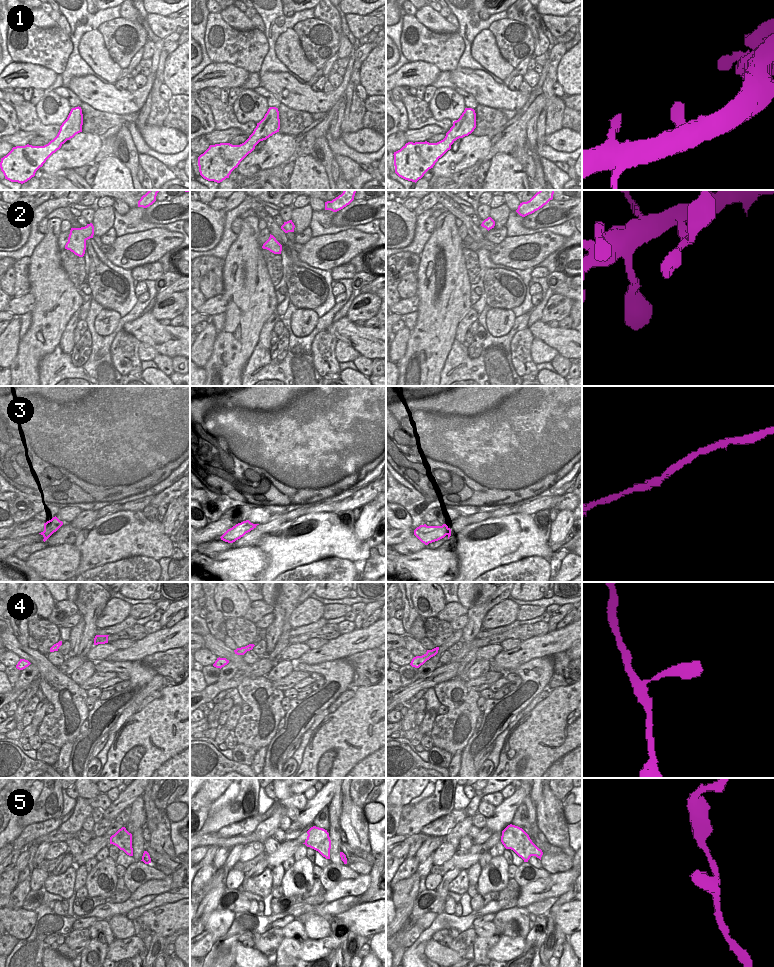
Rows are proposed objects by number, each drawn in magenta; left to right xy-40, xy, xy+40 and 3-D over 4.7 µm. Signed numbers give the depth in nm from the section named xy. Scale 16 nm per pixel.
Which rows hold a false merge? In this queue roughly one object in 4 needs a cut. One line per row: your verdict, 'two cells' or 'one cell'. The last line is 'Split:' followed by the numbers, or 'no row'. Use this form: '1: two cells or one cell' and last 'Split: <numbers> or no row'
1: one cell
2: one cell
3: one cell
4: one cell
5: one cell
Split: no row

